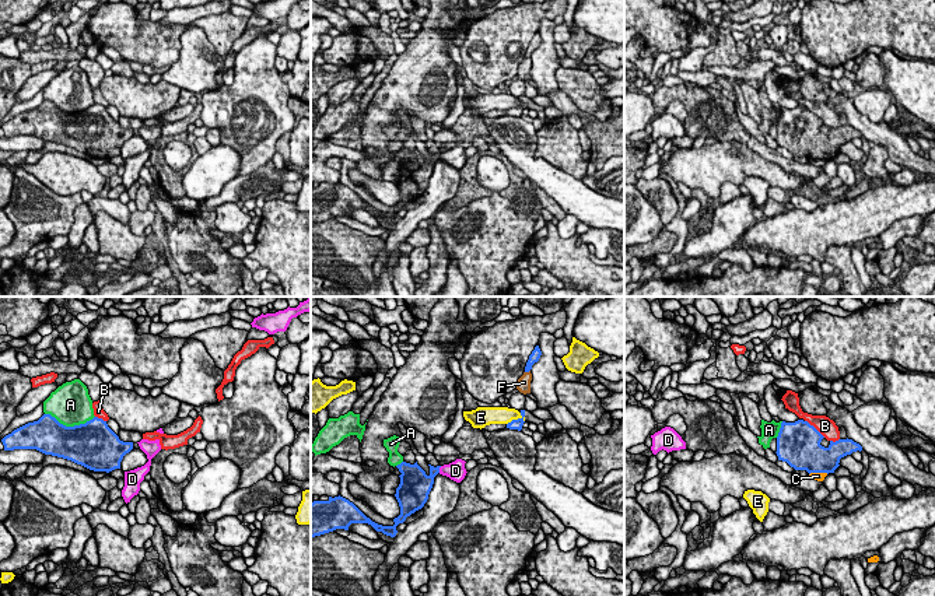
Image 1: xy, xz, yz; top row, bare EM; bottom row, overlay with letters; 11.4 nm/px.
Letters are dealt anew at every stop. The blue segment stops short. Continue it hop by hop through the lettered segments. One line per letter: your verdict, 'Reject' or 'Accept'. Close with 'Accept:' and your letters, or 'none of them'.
A: Reject
B: Reject
C: Reject
D: Reject
E: Reject
F: Reject
Accept: none of them

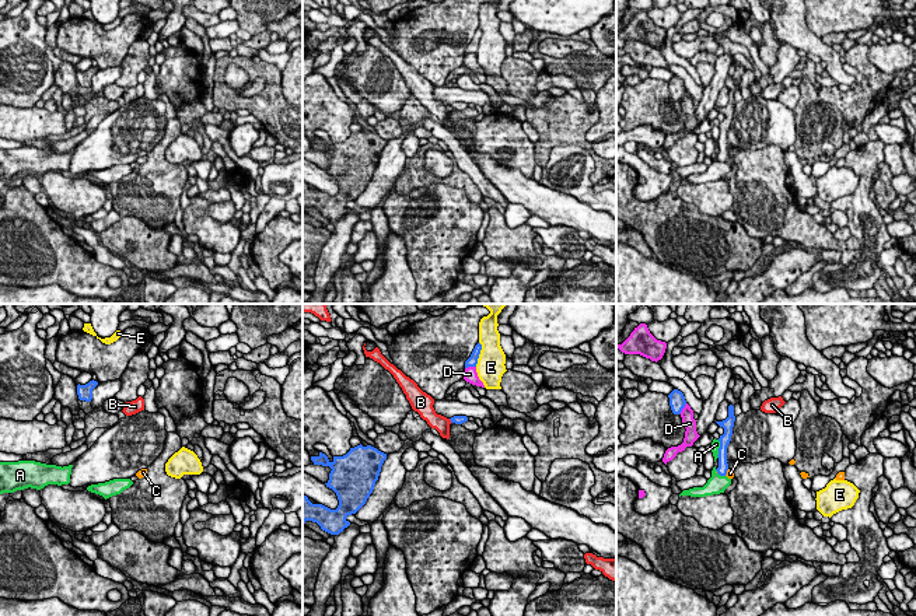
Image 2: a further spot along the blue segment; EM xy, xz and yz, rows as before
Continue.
A: Reject
B: Reject
C: Reject
D: Reject
E: Reject
Accept: none of them

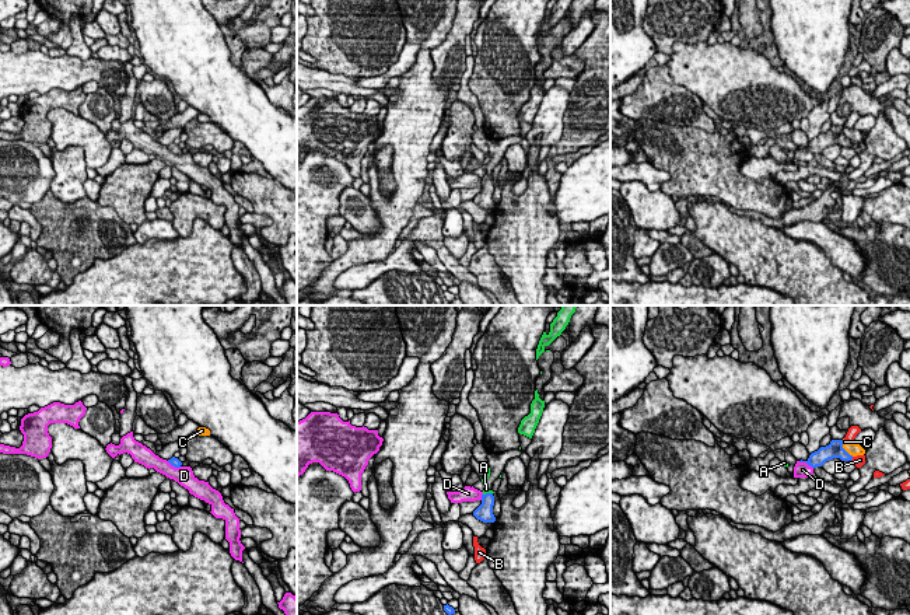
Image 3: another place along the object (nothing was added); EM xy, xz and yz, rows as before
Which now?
A: Accept
B: Reject
C: Reject
D: Reject
Accept: A

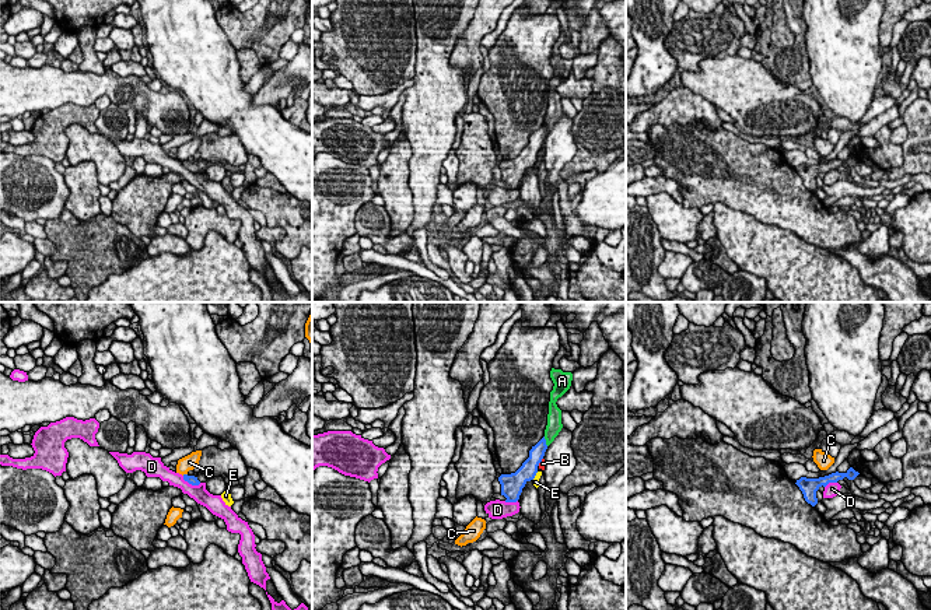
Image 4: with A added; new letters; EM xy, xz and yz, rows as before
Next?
A: Reject
B: Reject
C: Reject
D: Reject
E: Reject
Accept: none of them

